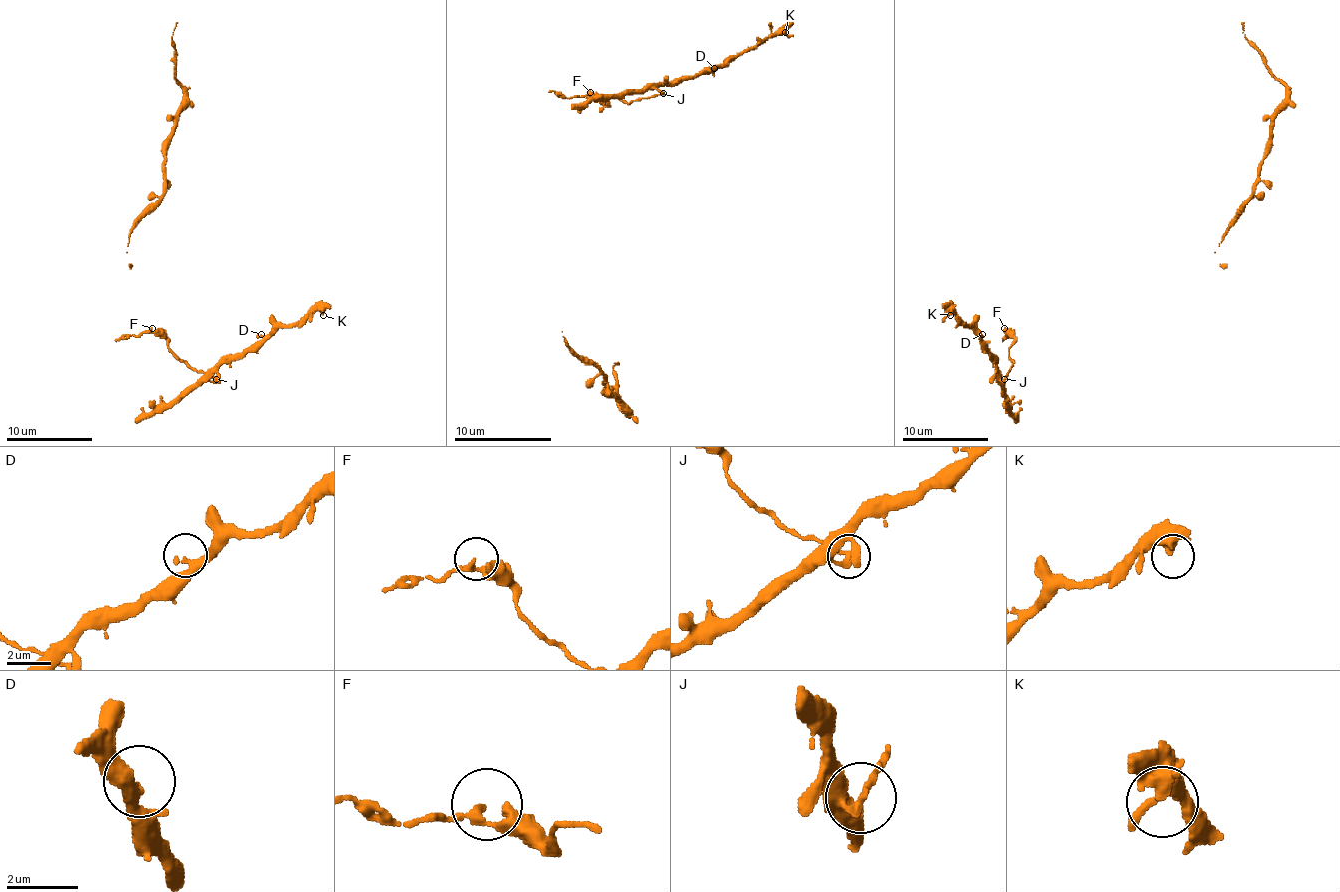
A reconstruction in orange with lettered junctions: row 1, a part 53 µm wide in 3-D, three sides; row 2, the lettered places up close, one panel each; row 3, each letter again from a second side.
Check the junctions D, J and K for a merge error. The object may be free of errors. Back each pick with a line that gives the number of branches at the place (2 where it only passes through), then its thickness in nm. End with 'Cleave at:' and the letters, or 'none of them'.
J: branches 2; calibre 200 nm
Cleave at: J

